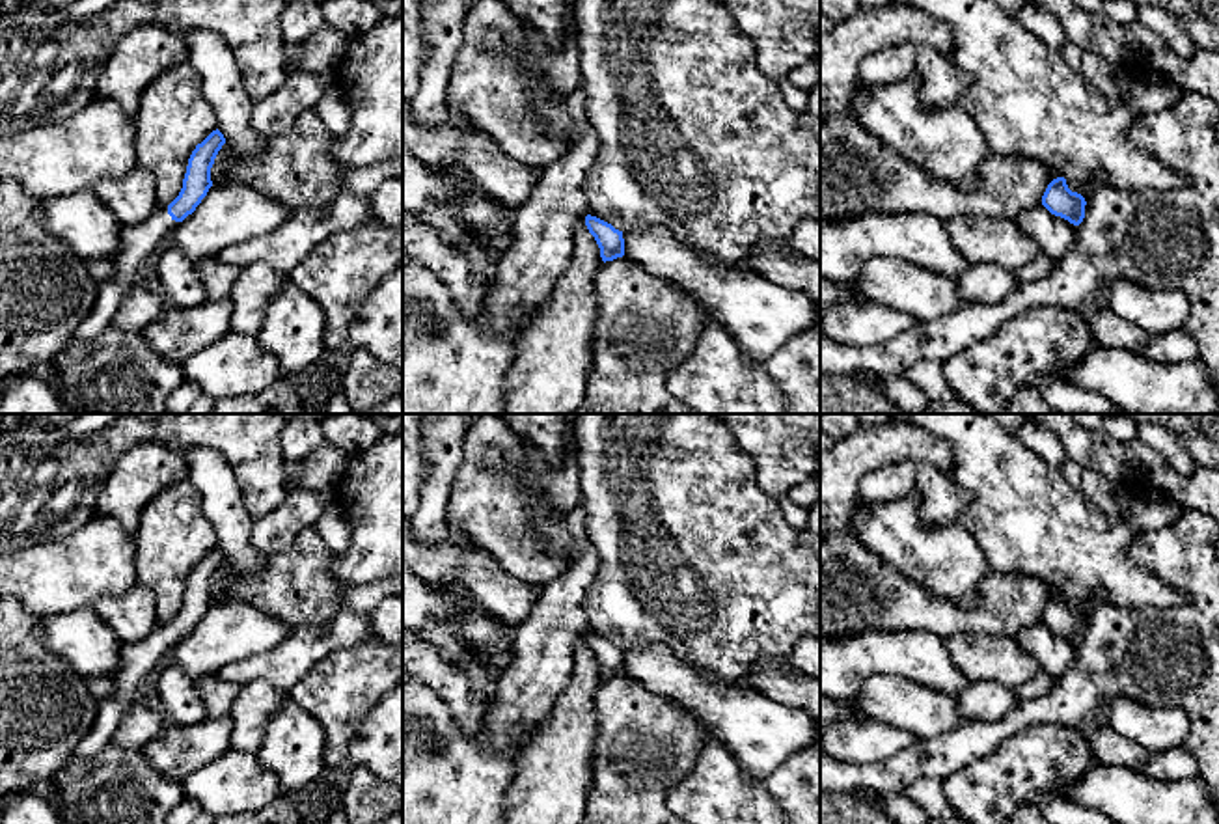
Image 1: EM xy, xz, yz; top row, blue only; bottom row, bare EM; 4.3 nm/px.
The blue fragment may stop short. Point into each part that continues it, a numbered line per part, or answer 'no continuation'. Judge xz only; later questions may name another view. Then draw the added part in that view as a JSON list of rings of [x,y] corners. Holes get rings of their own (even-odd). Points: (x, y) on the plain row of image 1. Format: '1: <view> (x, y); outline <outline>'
no continuation

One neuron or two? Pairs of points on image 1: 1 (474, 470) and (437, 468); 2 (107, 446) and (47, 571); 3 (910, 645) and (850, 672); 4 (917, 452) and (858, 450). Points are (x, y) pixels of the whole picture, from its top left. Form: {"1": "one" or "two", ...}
{"1": "two", "2": "two", "3": "one", "4": "one"}

